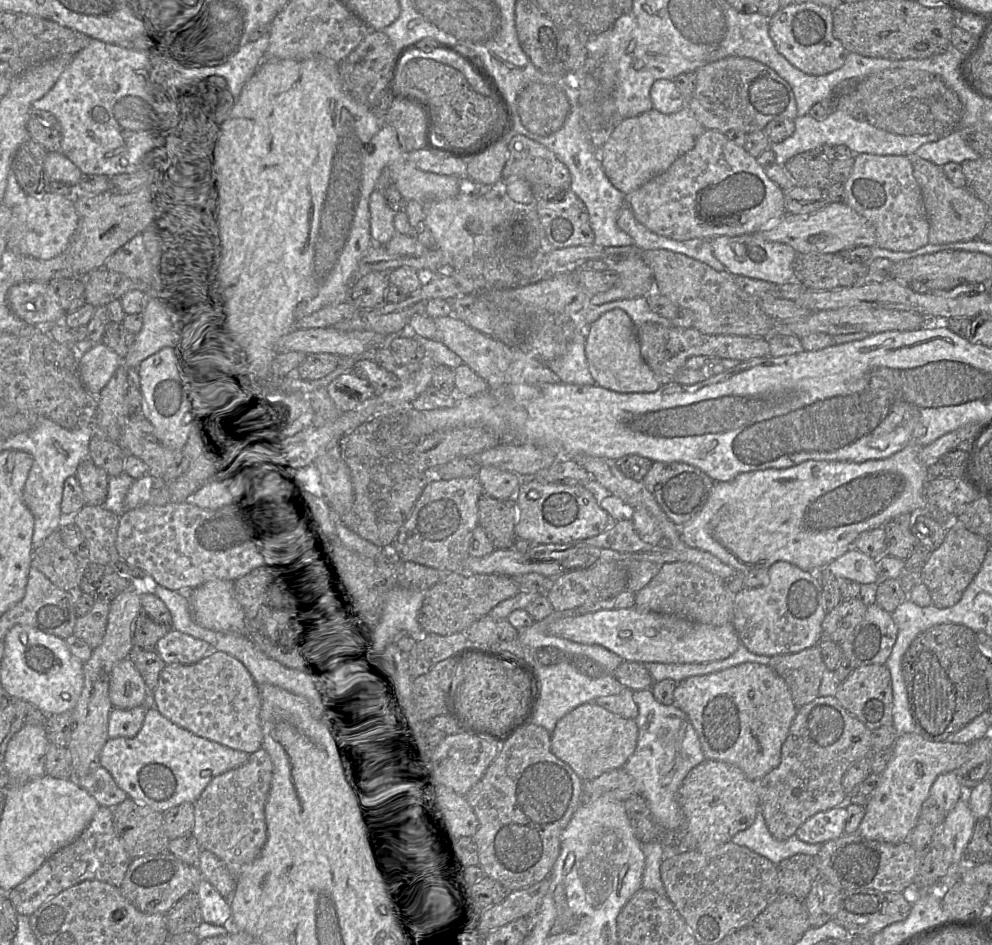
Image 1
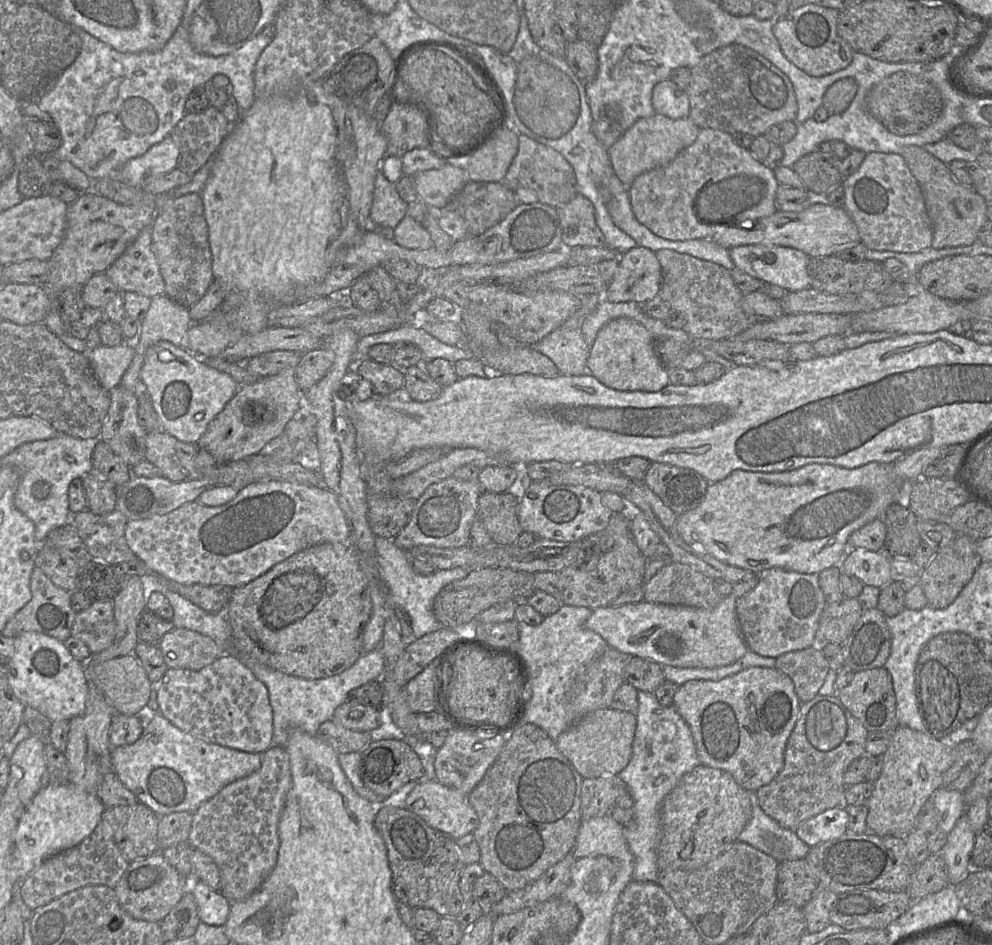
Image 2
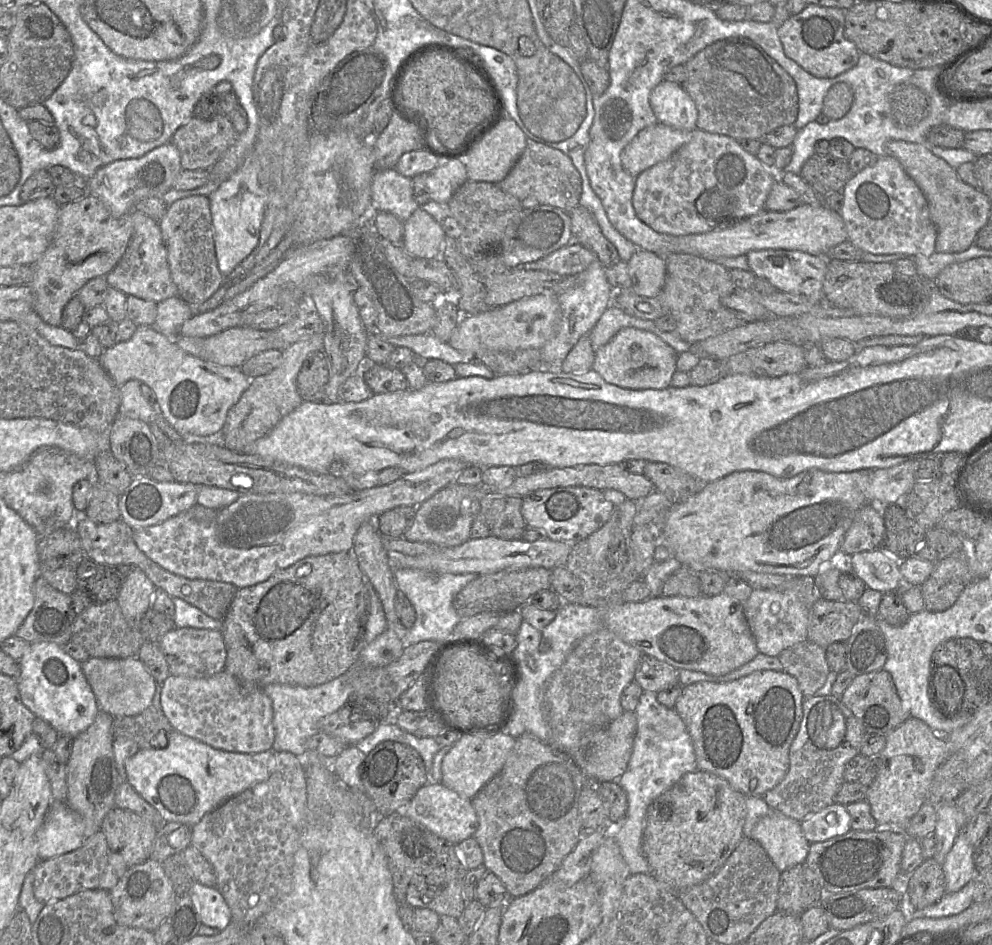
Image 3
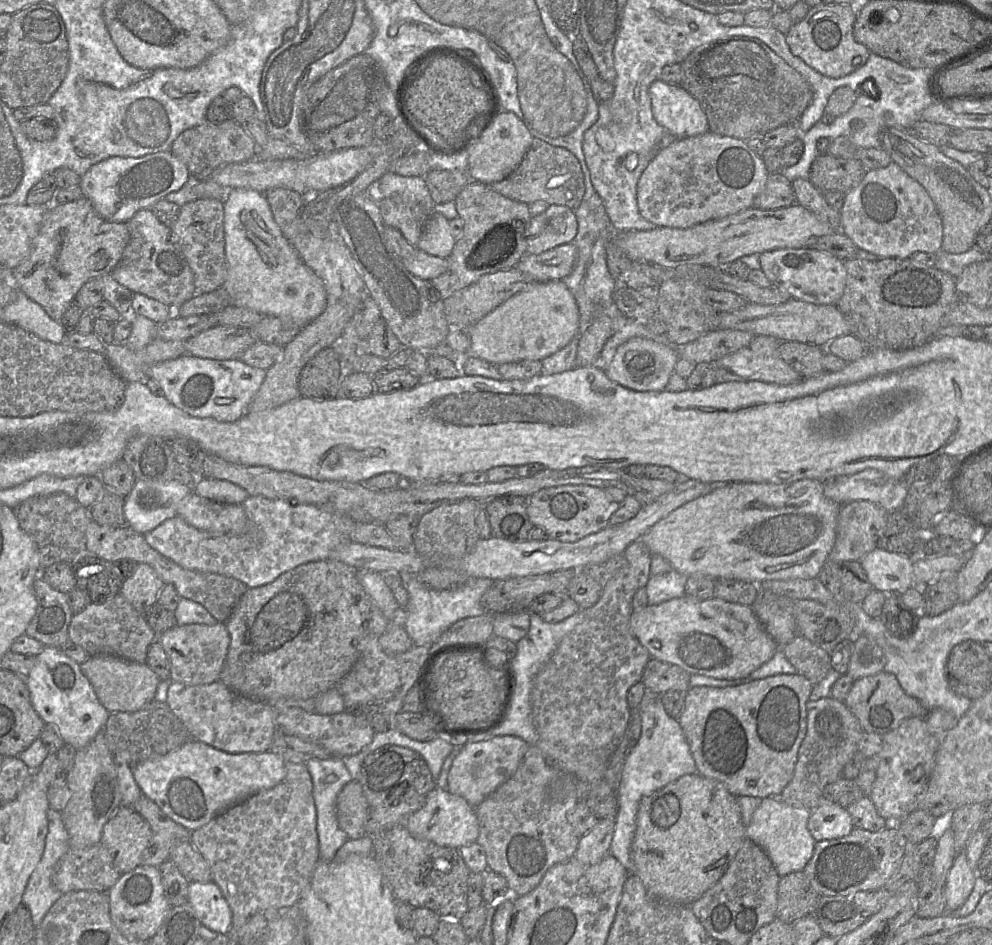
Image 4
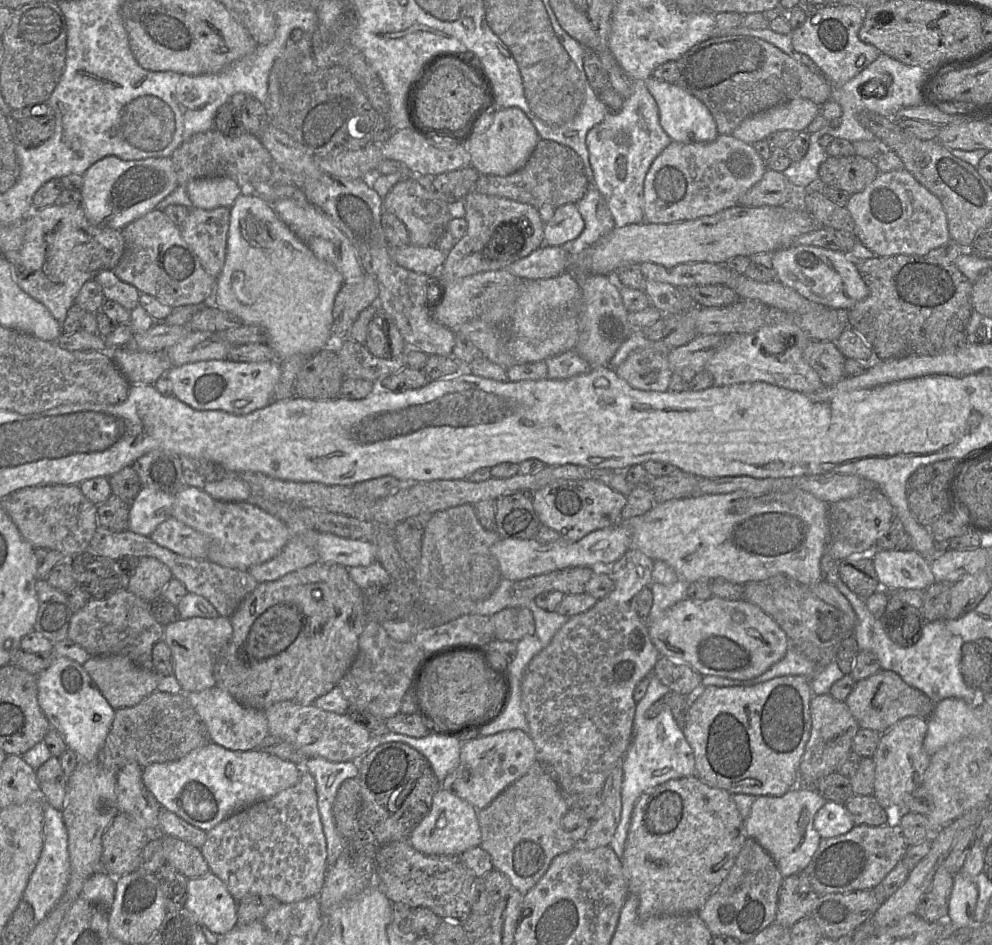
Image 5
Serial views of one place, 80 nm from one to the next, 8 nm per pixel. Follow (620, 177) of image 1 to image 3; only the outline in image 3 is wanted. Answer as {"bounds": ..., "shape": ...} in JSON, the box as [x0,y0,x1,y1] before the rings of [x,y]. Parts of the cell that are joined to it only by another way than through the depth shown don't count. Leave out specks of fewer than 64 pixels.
{"bounds":[621,122,692,175],"shape":[[[660,122],[642,129],[622,150],[621,162],[631,175],[667,160],[692,138],[692,131],[674,129]]]}

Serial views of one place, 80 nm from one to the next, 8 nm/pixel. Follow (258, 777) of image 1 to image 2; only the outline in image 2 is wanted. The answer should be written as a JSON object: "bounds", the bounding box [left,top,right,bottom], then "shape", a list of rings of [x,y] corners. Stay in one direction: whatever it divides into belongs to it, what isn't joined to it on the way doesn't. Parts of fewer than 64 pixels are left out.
{"bounds":[188,746,291,903],"shape":[[[271,746],[261,754],[261,766],[257,771],[227,784],[193,813],[188,843],[213,859],[220,871],[220,892],[231,903],[252,895],[276,865],[279,851],[278,824],[291,782],[287,752],[282,747]]]}

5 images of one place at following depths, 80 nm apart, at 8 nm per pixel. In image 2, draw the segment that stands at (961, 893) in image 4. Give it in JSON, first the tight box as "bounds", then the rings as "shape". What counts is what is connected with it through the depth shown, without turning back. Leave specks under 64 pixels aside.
{"bounds":[942,815,975,885],"shape":[[[965,815],[959,818],[954,828],[947,834],[942,850],[947,872],[948,884],[957,885],[970,873],[970,854],[975,843],[975,833]]]}

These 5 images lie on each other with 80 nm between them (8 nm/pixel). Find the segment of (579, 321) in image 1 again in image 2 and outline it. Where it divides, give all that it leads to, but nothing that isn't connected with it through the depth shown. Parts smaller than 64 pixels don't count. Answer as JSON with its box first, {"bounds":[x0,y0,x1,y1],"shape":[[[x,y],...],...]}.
{"bounds":[535,324,589,376],"shape":[[[562,324],[538,341],[535,349],[548,357],[562,375],[582,376],[587,372],[589,348],[582,327],[565,328]]]}

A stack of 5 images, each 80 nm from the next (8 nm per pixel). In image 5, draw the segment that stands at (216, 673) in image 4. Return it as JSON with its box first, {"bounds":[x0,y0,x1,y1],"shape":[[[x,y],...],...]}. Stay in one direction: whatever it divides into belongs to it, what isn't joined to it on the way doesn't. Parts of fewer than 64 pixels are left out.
{"bounds":[163,618,232,692],"shape":[[[191,618],[177,620],[164,627],[163,638],[173,658],[173,676],[182,692],[201,691],[216,686],[214,666],[232,636],[230,618]]]}

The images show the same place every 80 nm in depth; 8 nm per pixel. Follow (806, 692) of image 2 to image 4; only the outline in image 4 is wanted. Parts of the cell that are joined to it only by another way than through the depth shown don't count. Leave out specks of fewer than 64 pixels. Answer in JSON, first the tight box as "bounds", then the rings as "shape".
{"bounds":[780,636,831,686],"shape":[[[796,636],[780,648],[798,674],[806,677],[814,686],[822,681],[831,667],[830,653],[803,636]]]}

